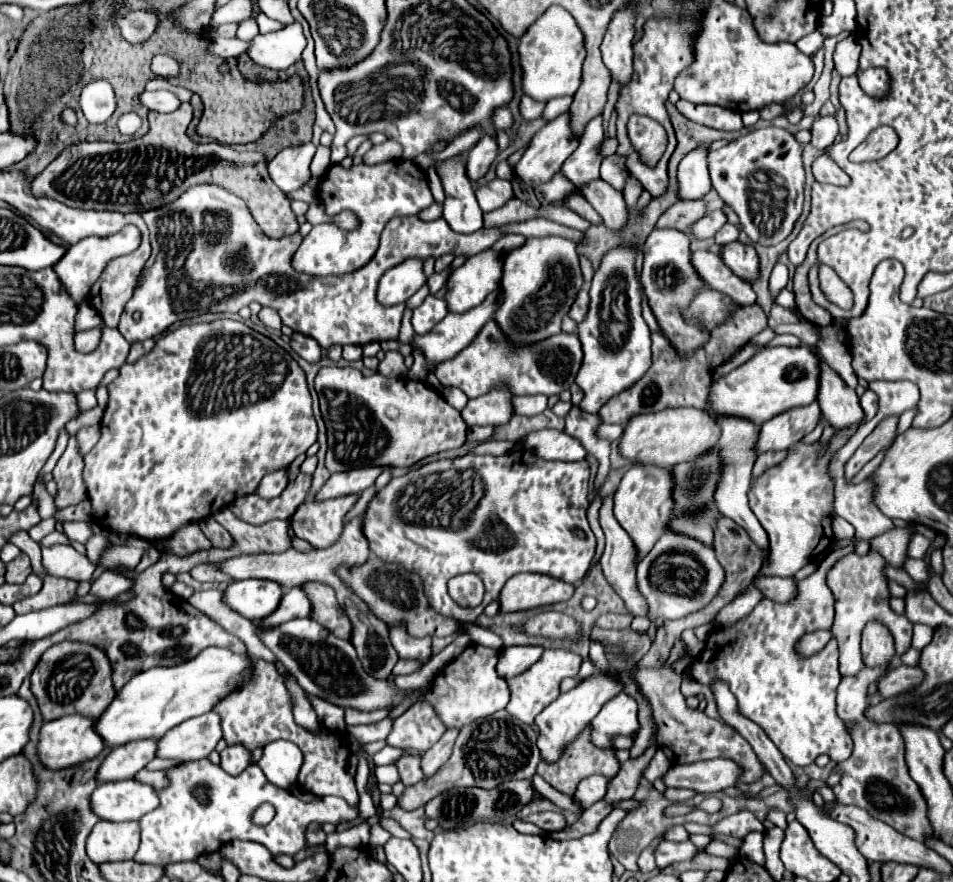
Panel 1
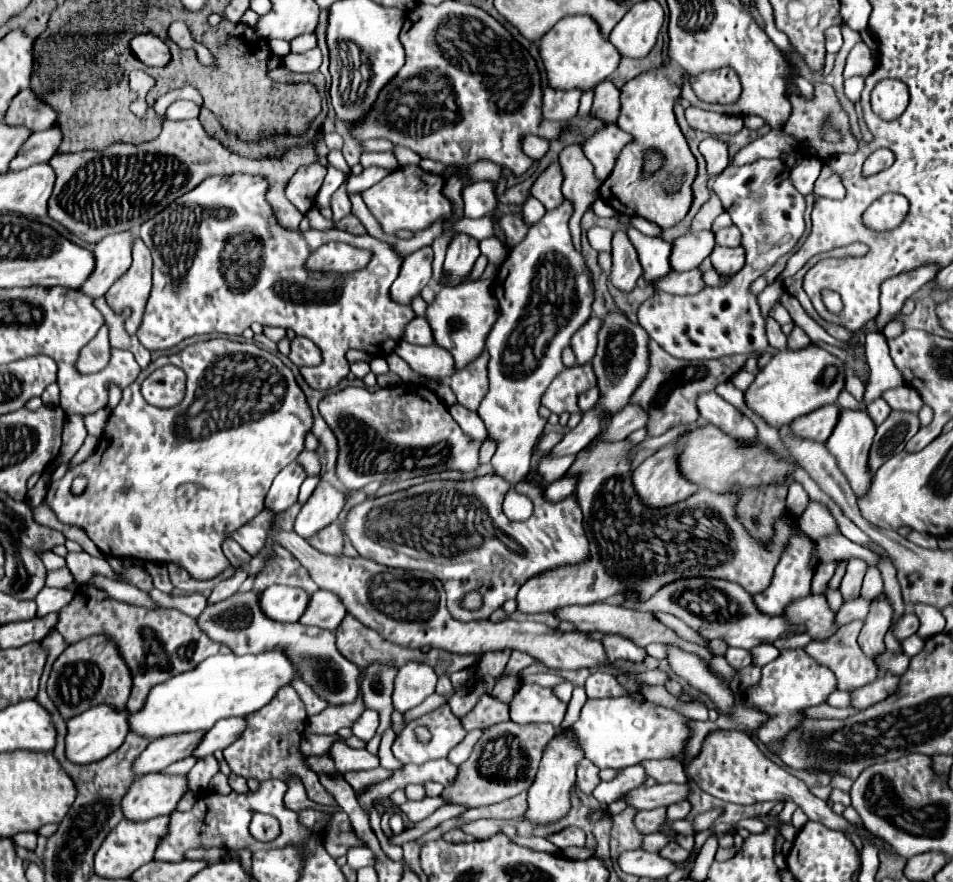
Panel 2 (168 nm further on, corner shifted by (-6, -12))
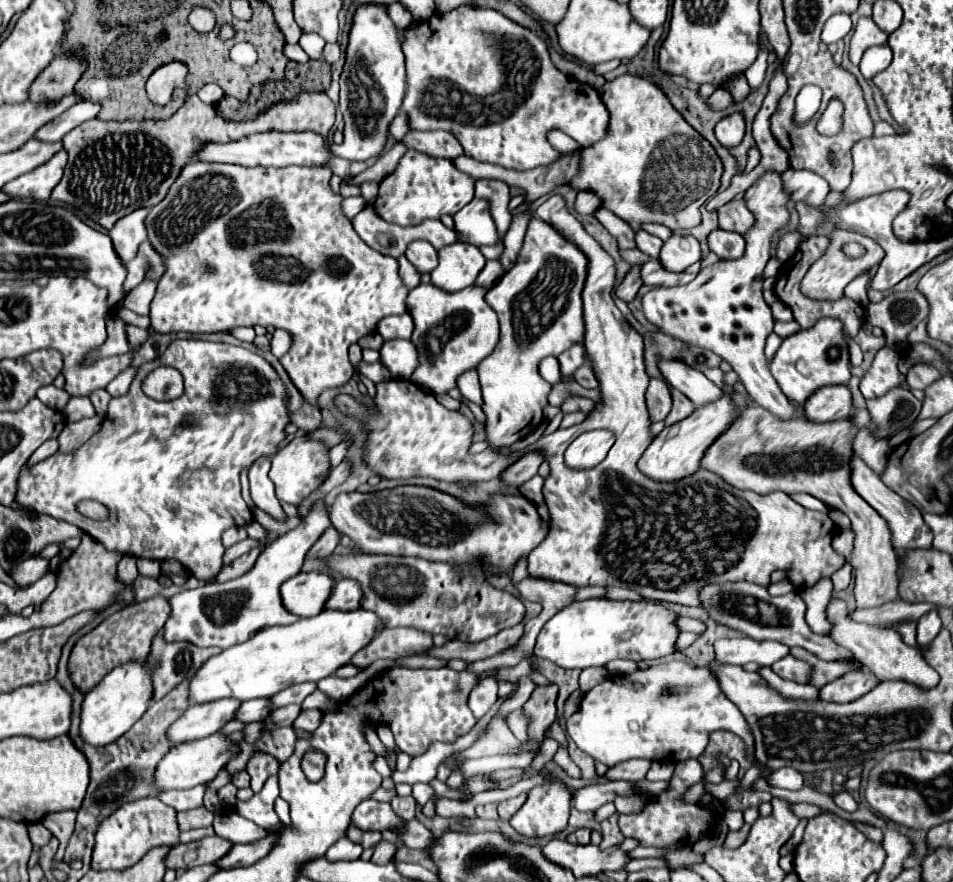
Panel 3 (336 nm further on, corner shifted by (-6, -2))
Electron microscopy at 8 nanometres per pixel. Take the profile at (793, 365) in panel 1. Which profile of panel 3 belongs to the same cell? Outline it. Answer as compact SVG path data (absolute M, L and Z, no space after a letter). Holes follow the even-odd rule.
M820 318L814 326L784 338L778 352L770 360L770 372L782 392L798 404L806 402L808 396L822 386L846 384L850 380L850 360L844 324L836 318Z

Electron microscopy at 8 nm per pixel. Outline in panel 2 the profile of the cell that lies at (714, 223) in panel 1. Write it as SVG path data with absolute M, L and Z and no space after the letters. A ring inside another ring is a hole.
M712 230L688 232L674 240L674 250L670 256L670 264L676 272L698 268L704 258L714 250L716 238Z

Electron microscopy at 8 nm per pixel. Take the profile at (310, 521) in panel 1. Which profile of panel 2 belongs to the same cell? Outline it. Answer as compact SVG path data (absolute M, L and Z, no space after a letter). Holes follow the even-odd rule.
M330 524L326 528L322 528L318 534L314 534L314 538L308 538L308 542L324 552L324 554L342 554L342 546L344 546L344 540L342 540L342 530L338 524Z

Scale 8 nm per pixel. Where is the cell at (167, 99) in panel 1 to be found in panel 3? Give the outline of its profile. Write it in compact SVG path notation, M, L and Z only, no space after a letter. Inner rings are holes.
M206 84L206 86L198 92L198 96L200 96L206 104L214 104L214 102L218 102L218 100L224 98L224 92L222 92L222 86L218 86L218 84Z

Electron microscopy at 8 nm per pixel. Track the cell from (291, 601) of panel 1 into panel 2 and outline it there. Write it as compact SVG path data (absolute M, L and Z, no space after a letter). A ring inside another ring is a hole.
M318 590L310 596L310 606L306 606L306 614L298 620L304 626L318 626L326 630L336 630L346 614L340 598L328 590Z

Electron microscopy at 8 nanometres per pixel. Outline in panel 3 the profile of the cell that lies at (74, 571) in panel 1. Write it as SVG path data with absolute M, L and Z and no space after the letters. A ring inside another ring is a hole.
M30 558L30 560L24 560L18 568L10 568L10 578L14 580L14 582L18 582L18 584L32 584L34 580L38 580L38 578L42 578L44 574L46 574L46 570L48 570L48 560L44 560L44 558Z

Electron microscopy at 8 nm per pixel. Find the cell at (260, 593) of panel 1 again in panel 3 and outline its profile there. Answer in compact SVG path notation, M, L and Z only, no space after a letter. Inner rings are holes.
M300 572L282 584L282 604L300 618L312 618L324 610L326 600L334 592L334 584L336 580L330 574Z

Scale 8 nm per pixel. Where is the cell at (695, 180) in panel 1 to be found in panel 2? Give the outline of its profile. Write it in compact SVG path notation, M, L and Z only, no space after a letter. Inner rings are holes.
M706 138L700 142L700 152L706 160L706 172L708 178L718 176L726 166L728 166L728 148L722 140L718 138Z

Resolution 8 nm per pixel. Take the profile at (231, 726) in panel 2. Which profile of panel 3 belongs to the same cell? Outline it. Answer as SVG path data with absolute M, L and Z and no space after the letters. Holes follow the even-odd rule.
M246 700L242 702L236 718L242 722L262 722L270 710L270 700Z

